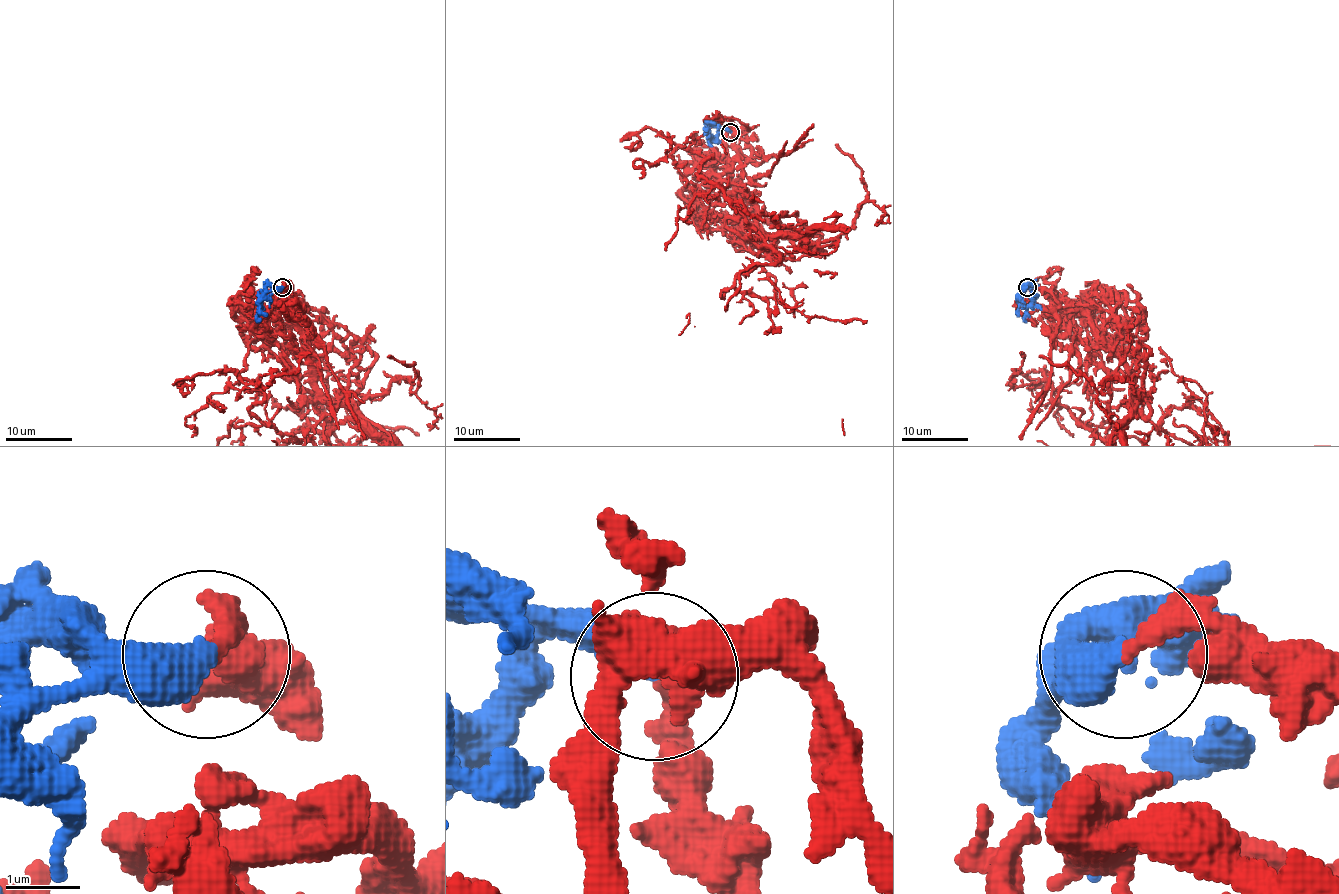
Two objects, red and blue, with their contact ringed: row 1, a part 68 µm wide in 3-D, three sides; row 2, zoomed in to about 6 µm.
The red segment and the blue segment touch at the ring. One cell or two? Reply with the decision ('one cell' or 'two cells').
one cell

